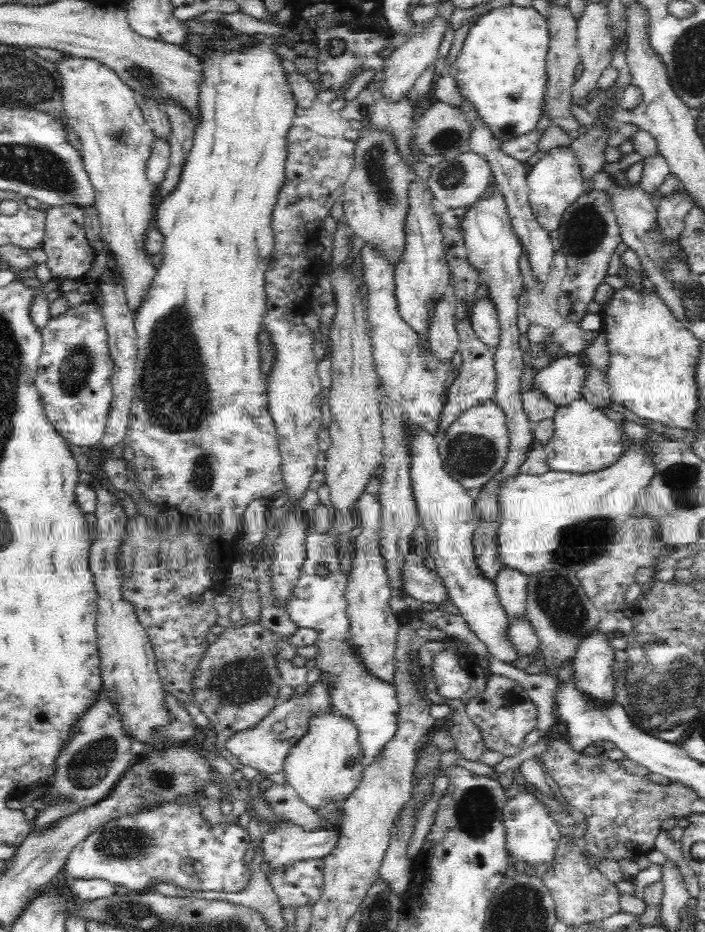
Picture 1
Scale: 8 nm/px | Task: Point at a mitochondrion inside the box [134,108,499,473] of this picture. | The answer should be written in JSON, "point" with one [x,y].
{"point":[175,394]}

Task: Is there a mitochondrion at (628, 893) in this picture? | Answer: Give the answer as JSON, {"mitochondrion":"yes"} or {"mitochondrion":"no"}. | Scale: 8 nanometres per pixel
{"mitochondrion":"no"}

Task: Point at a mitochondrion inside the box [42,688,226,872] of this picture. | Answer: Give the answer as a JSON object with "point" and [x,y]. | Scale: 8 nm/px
{"point":[88,766]}

